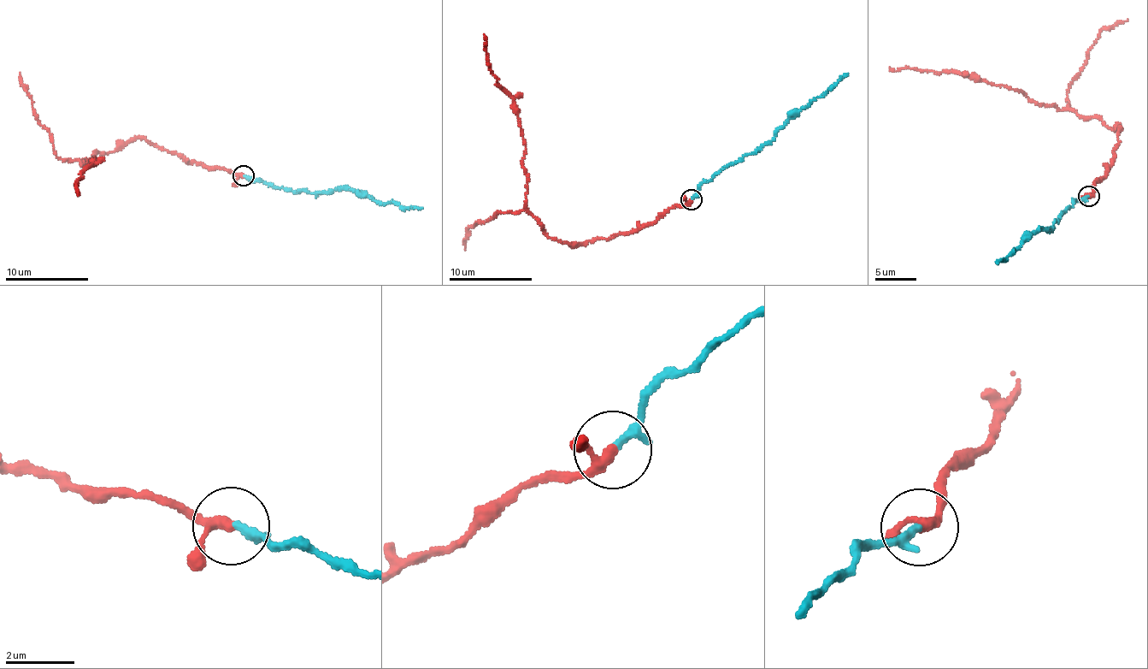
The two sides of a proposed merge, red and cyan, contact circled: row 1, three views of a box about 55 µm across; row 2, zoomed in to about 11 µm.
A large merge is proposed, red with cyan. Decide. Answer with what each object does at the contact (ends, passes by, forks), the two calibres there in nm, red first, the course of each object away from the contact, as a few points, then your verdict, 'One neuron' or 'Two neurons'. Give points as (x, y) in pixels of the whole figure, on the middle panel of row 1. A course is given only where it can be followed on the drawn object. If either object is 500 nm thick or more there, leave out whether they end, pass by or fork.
At the ring red passes by. At the ring cyan ends. Thickness 260 nm (red) against 280 nm. Course of red: (691, 198), (627, 232), (571, 244), (551, 239), (526, 209), (526, 146), (518, 109), (491, 69), (484, 34). Course of cyan: (691, 198), (722, 168), (760, 151), (778, 131), (848, 74). Two neurons

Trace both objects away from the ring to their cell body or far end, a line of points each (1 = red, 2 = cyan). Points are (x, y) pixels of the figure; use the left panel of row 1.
1: (244, 175), (187, 162), (143, 138), (81, 162), (88, 167), (95, 158), (96, 165), (75, 184), (78, 192)
2: (244, 175), (279, 187), (320, 193), (343, 188), (384, 203), (422, 208)

